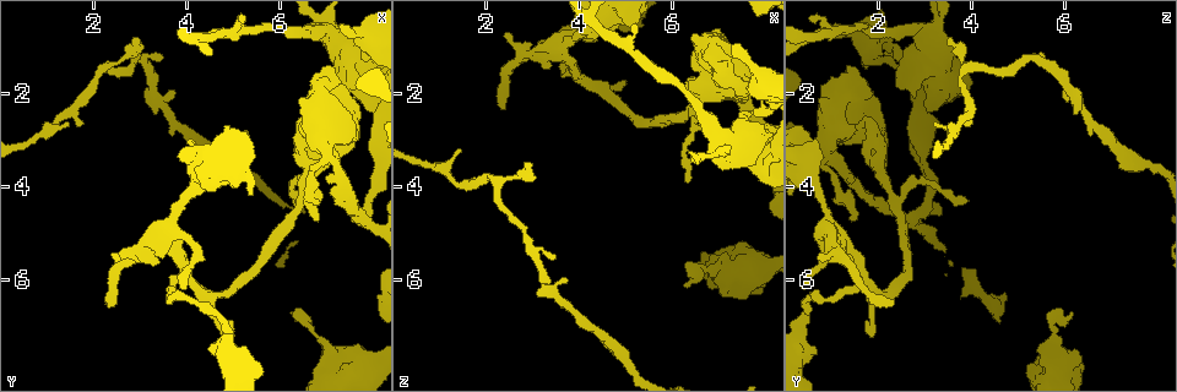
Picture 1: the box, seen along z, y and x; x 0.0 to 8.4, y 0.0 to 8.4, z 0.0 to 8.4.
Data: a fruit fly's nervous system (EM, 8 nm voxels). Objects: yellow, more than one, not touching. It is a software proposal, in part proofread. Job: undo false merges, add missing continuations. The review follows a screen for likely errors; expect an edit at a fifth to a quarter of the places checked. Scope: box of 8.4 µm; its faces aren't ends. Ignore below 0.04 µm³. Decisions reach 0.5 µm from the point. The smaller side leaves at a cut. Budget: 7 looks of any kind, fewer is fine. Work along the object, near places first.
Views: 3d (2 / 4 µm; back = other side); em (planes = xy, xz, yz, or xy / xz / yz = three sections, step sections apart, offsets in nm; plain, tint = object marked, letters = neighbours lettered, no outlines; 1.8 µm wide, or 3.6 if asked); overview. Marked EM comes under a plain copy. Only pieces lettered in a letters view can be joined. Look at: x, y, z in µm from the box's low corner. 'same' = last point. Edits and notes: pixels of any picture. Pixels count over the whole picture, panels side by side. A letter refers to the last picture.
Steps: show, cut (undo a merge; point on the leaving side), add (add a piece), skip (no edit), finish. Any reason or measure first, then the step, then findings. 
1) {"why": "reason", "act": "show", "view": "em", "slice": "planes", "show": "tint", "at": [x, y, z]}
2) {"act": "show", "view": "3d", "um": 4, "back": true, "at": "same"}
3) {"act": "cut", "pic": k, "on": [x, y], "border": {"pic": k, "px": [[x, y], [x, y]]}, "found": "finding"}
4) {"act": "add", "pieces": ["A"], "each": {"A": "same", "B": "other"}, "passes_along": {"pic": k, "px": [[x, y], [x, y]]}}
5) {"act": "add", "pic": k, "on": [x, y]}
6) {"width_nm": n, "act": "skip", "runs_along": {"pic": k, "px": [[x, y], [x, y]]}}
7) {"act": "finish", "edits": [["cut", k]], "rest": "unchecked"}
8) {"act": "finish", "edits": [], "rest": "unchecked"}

{"why": "branch stops here", "act": "show", "view": "3d", "um": 2, "at": [1.50, 2.70, 3.20]}

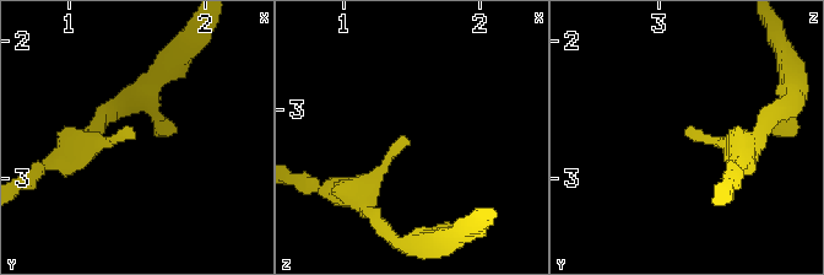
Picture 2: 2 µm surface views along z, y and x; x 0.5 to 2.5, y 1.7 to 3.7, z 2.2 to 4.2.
{"act": "show", "view": "em", "slice": "planes", "show": "letters", "at": [1.48, 2.64, 3.18]}

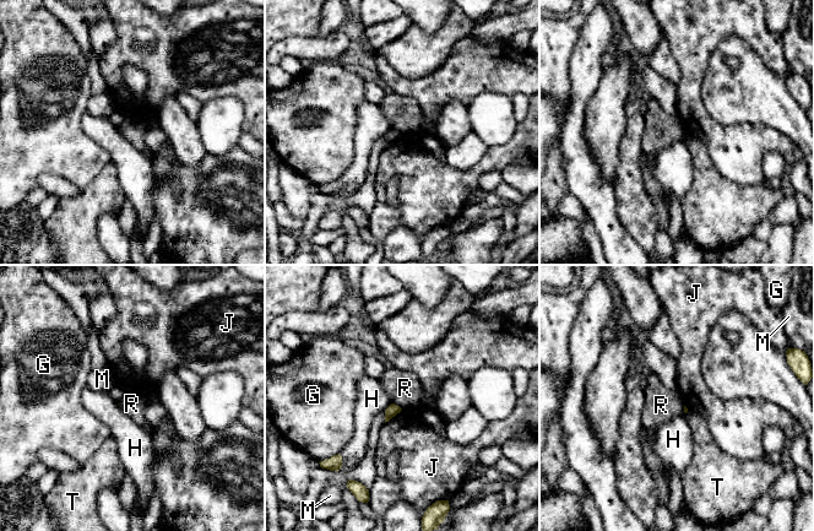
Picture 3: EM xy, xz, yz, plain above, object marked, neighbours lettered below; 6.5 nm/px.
{"act": "skip", "each": {"G": "other", "H": "other", "J": "other", "M": "other", "R": "other", "T": "other"}, "border": {"pic": 3, "px": [[392, 402], [401, 408]]}, "found": "none of them fits"}

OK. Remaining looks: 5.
{"why": "abrupt turn", "act": "show", "view": "em", "um": 3.6, "slice": "xy", "step": 4, "show": "letters", "at": [7.90, 1.75, 3.40]}

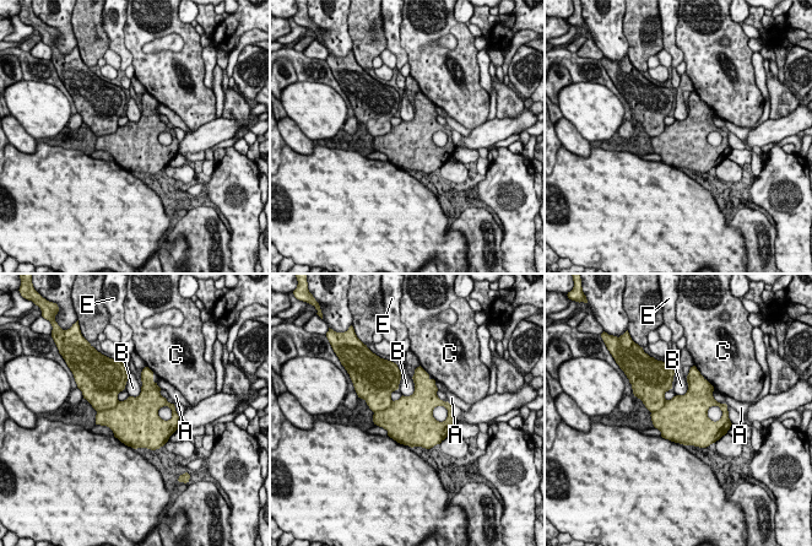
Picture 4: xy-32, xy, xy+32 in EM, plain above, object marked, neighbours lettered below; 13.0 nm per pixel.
{"act": "skip", "each": {"A": "other", "B": "other", "C": "other", "E": "other"}, "found": "one neuron here"}

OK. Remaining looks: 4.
{"why": "touches itself", "act": "show", "view": "3d", "um": 2, "at": [6.50, 3.60, 1.90]}

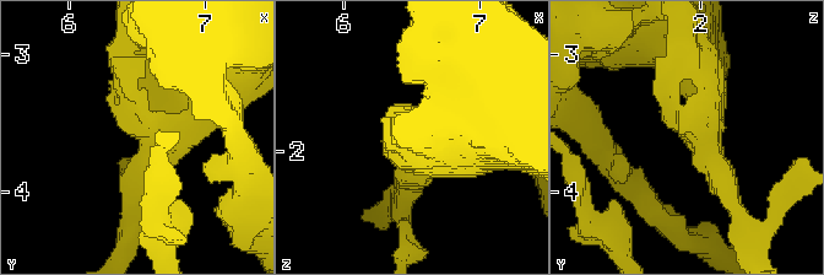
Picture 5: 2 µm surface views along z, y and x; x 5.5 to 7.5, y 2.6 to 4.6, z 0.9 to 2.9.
{"why": "shape alone is not enough", "act": "show", "view": "em", "slice": "planes", "show": "tint", "at": [6.50, 3.54, 1.92]}

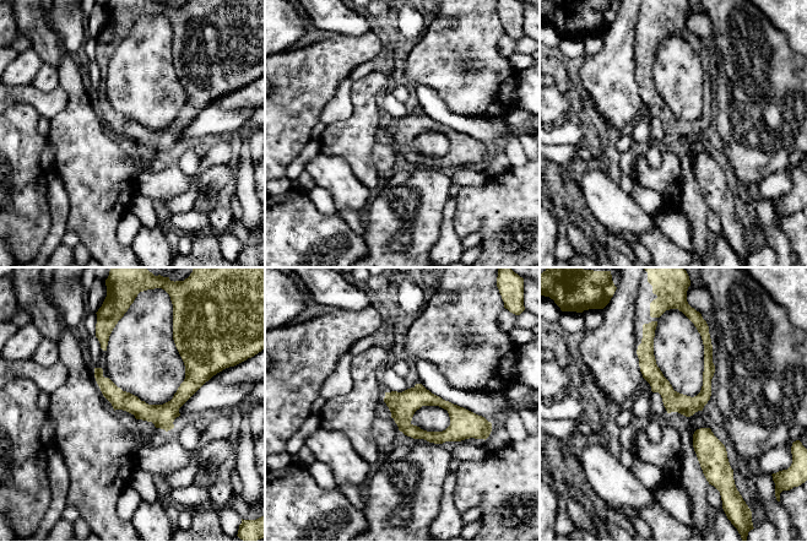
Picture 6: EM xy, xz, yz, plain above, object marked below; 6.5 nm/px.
{"act": "show", "view": "em", "slice": "planes", "show": "letters", "at": "same"}

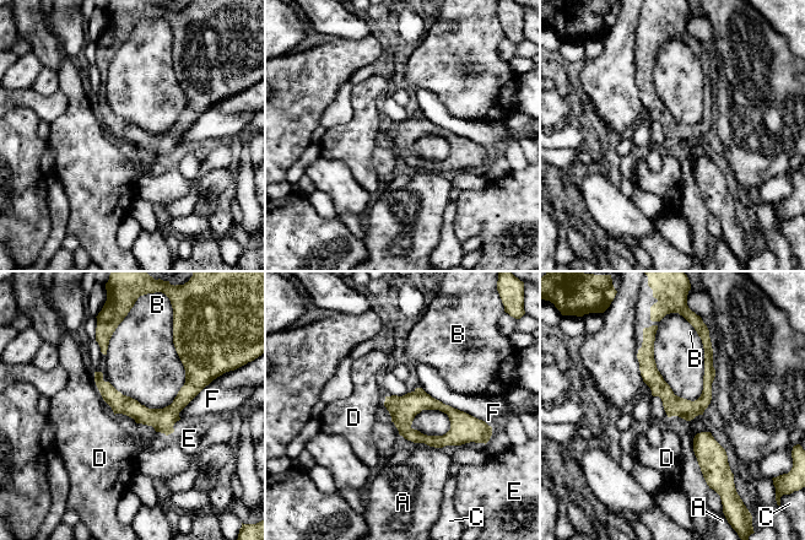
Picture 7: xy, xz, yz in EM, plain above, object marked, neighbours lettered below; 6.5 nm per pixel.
{"width_nm": 130, "longest_contact_nm": ["F", 500], "act": "skip", "each": {"A": "other", "B": "other", "C": "other", "D": "other", "E": "other", "F": "other"}, "found": "all the same neuron"}

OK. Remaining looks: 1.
{"act": "finish", "edits": [], "rest": "unchecked"}

